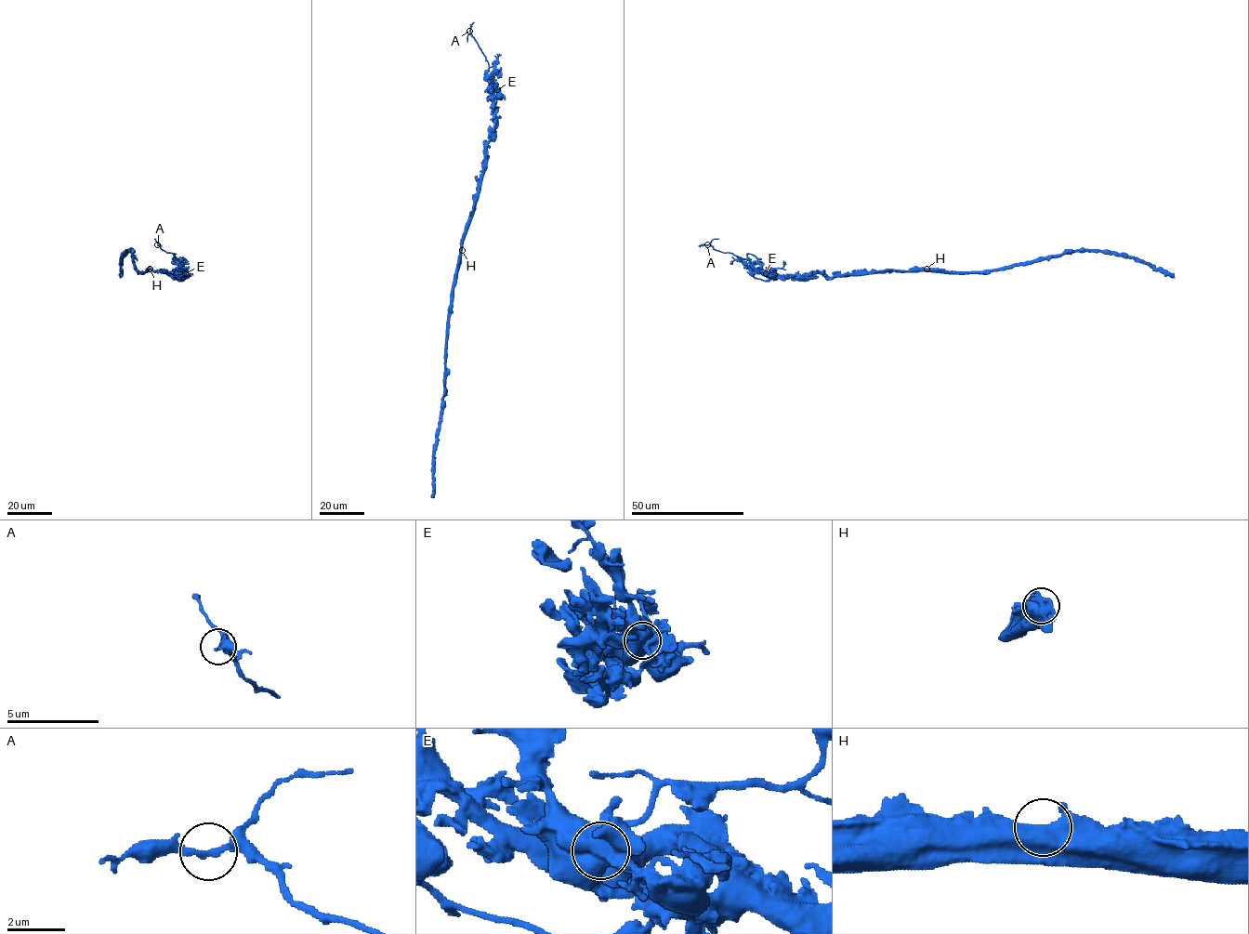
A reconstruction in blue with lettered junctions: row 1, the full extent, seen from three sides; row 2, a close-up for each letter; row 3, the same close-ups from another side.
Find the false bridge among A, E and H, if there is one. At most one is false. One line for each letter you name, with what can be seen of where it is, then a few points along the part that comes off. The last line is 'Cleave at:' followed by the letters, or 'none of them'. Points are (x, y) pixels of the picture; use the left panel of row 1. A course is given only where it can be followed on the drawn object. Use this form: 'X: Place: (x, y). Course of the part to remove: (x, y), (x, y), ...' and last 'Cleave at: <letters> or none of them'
E: Place: (185, 273). Course of the part to remove: (185, 273), (174, 253), (177, 258), (171, 253), (163, 250), (155, 239)
Cleave at: E

